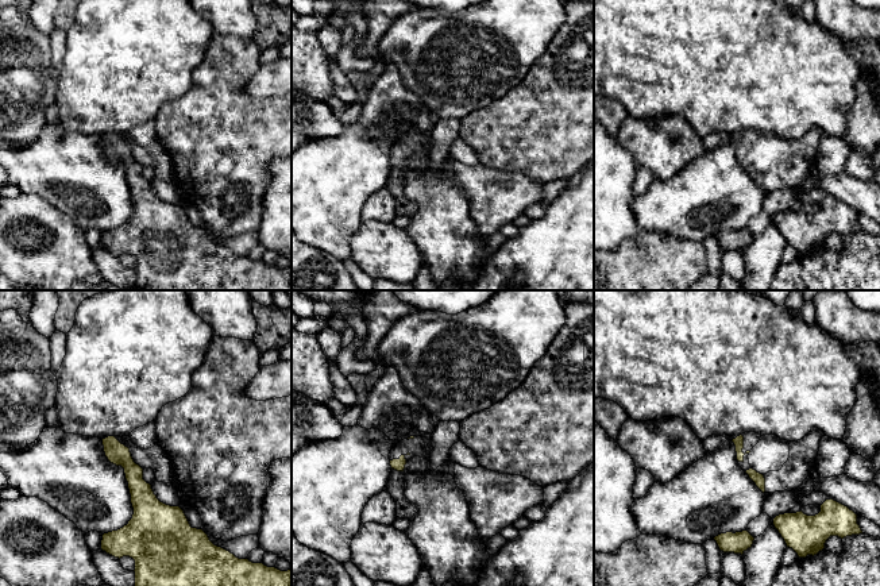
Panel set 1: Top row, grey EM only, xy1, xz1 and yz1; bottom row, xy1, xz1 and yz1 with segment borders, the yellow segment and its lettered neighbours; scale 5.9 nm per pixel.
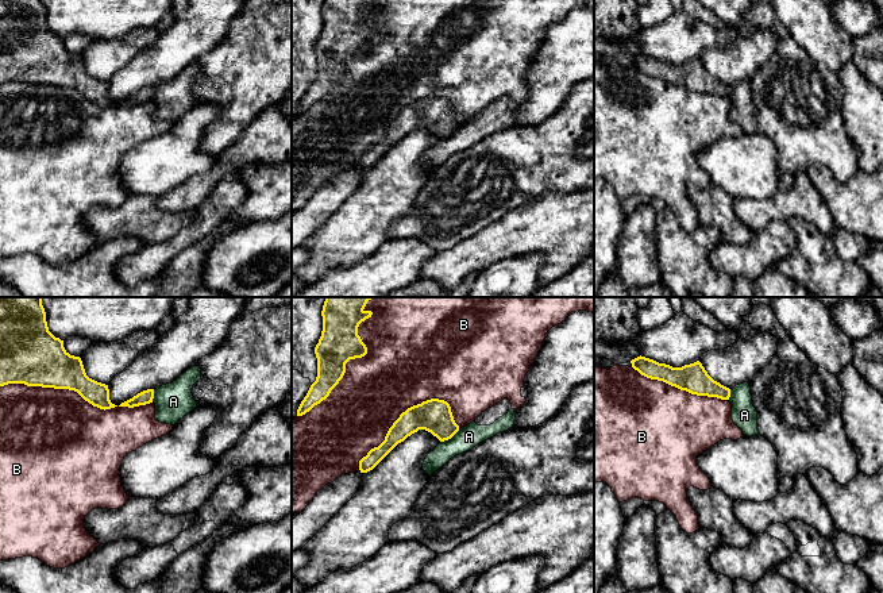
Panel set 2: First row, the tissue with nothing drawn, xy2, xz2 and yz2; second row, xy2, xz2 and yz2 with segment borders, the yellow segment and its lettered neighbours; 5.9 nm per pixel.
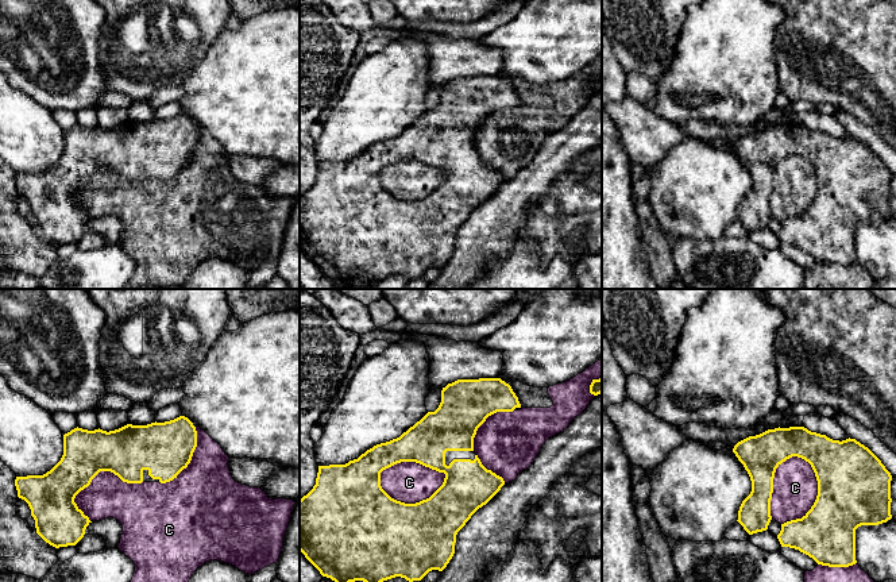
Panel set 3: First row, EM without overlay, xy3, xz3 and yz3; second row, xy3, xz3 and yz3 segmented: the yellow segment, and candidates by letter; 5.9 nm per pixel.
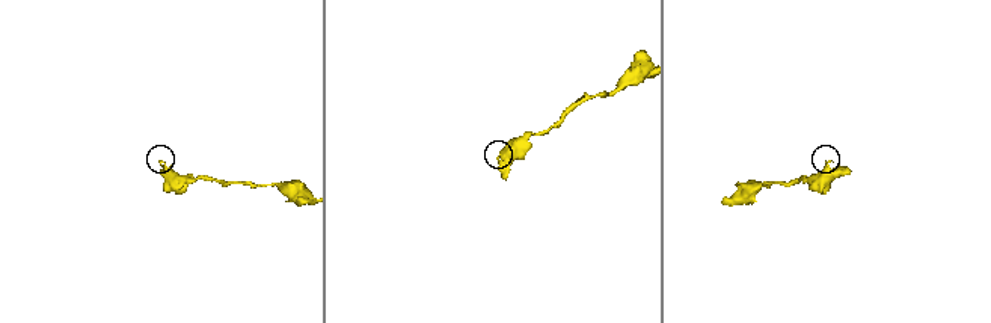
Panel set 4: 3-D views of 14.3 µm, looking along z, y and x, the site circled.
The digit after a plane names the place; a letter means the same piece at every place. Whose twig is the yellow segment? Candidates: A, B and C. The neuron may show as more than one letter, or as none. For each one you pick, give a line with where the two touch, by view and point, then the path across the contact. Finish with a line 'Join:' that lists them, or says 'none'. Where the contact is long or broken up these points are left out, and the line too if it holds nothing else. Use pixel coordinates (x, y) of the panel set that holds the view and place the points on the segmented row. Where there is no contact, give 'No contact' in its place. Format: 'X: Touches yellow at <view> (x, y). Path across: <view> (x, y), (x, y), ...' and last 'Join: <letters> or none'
Join: none

